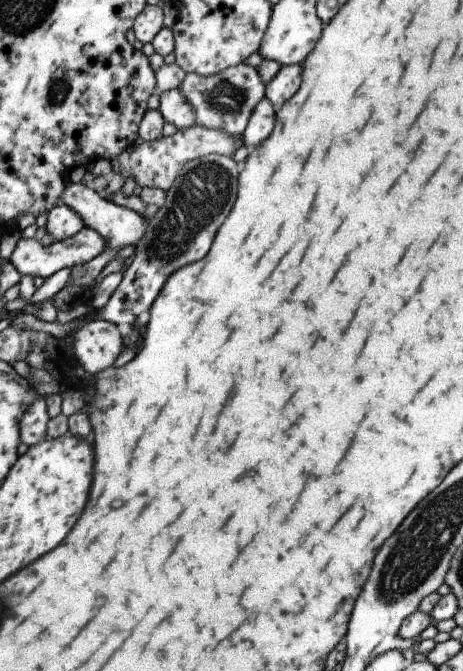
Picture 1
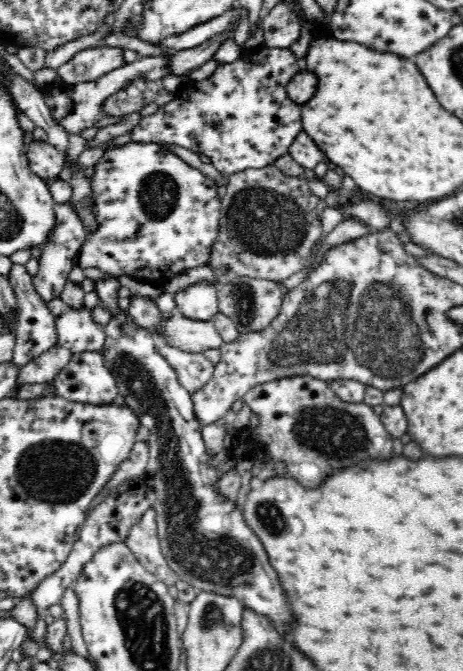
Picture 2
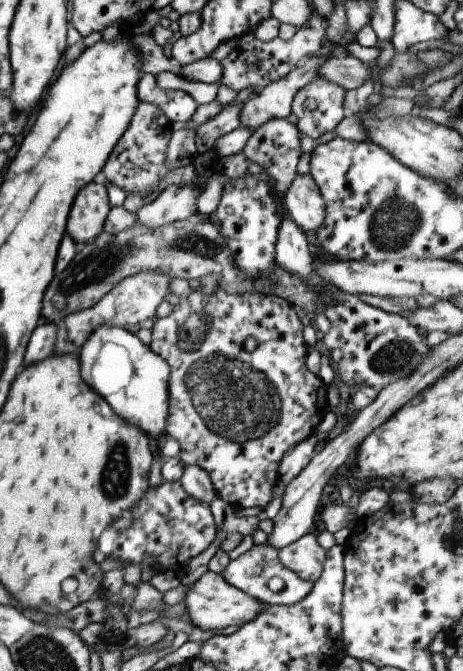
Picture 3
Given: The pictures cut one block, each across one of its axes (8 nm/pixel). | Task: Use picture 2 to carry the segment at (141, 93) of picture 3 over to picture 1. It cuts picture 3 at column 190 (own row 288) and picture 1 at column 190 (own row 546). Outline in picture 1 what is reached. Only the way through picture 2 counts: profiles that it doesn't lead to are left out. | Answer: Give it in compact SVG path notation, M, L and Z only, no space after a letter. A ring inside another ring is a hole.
M216 153L201 156L184 165L174 184L167 190L164 204L147 222L146 232L135 246L134 260L122 270L123 277L119 287L114 290L102 309L88 312L64 325L21 313L10 323L10 327L15 330L30 329L41 335L50 334L60 340L74 327L93 319L106 320L117 325L134 325L142 313L149 312L167 278L173 272L196 260L202 260L208 254L218 228L222 226L236 202L237 178L241 168L242 165L234 161L232 156Z

